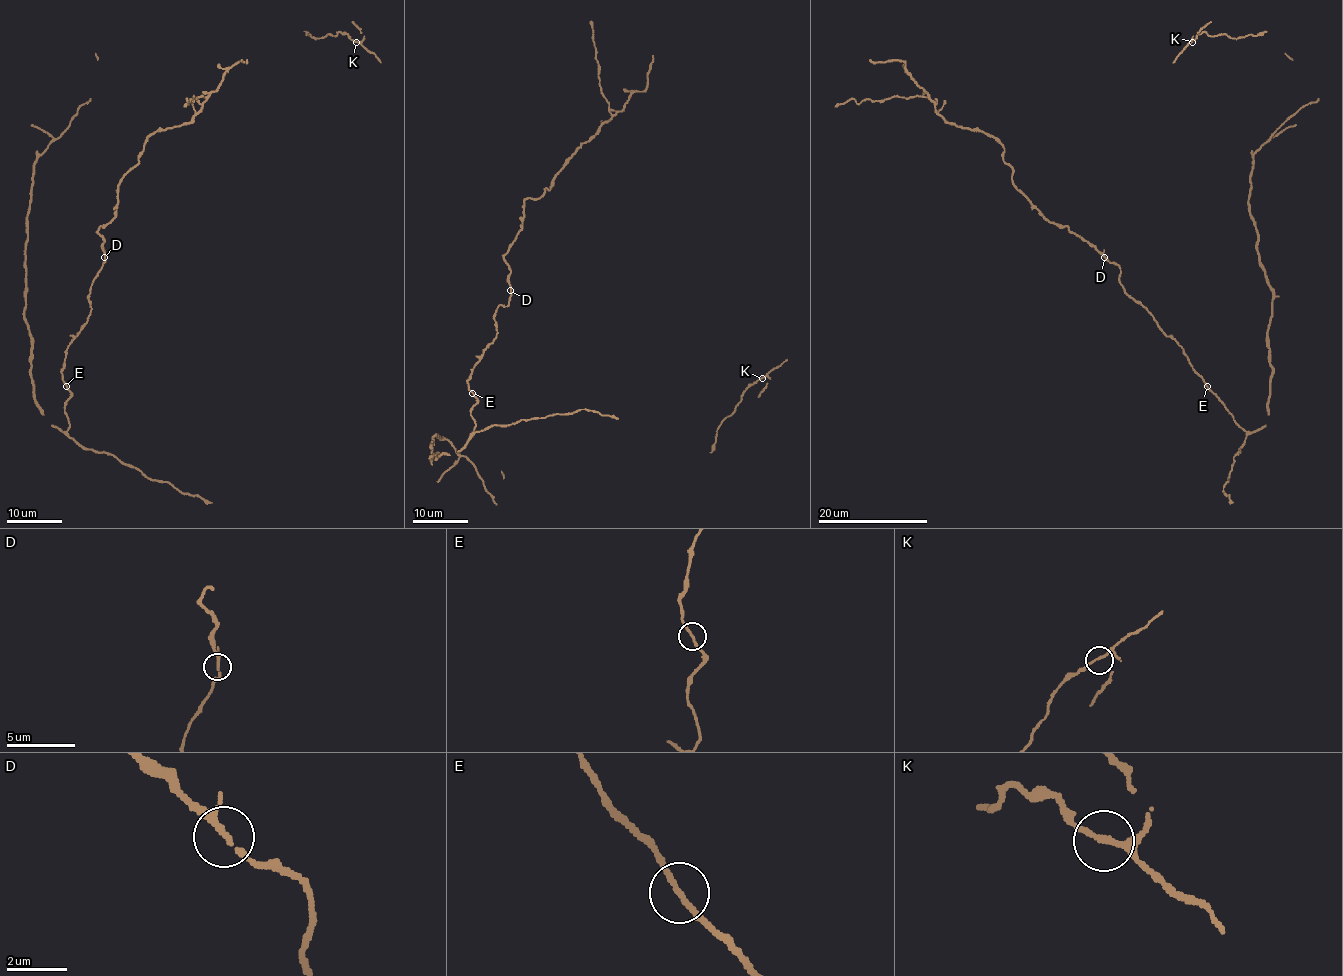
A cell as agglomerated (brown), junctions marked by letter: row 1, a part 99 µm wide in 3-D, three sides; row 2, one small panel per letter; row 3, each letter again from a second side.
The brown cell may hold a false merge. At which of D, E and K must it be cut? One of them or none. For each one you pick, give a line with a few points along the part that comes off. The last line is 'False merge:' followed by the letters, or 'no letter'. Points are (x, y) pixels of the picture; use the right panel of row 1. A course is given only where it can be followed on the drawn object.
False merge: no letter

